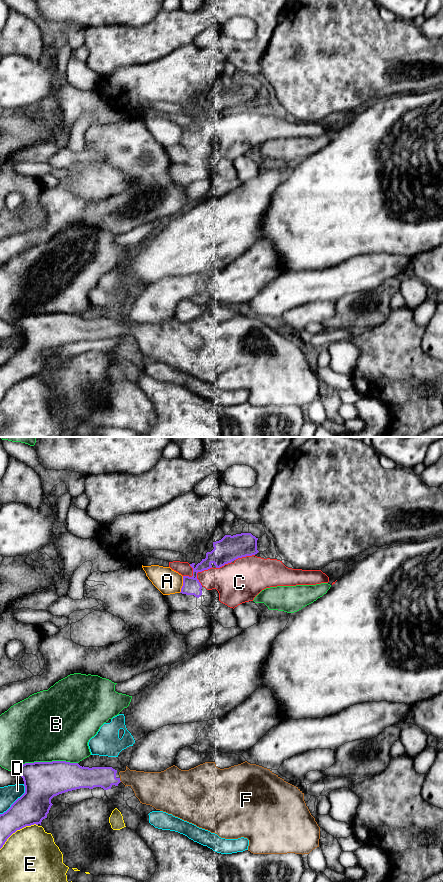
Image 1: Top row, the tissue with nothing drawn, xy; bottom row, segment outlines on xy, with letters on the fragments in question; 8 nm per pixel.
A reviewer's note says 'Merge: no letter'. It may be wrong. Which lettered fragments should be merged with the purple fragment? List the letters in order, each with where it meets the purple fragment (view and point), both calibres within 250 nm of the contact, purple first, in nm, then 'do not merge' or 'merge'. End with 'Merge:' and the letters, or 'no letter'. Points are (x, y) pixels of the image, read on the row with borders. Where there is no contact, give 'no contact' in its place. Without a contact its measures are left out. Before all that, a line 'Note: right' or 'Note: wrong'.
Note: wrong
A: xy (183, 584) | 140/200 nm | do not merge
B: xy (44, 762) | 300/500 nm | do not merge
C: xy (198, 571) | 180/240 nm | do not merge
D: xy (16, 800) | 280/150 nm | do not merge
E: xy (17, 829) | 260/440 nm | do not merge
F: xy (119, 780) | 170/260 nm | merge
Merge: F

